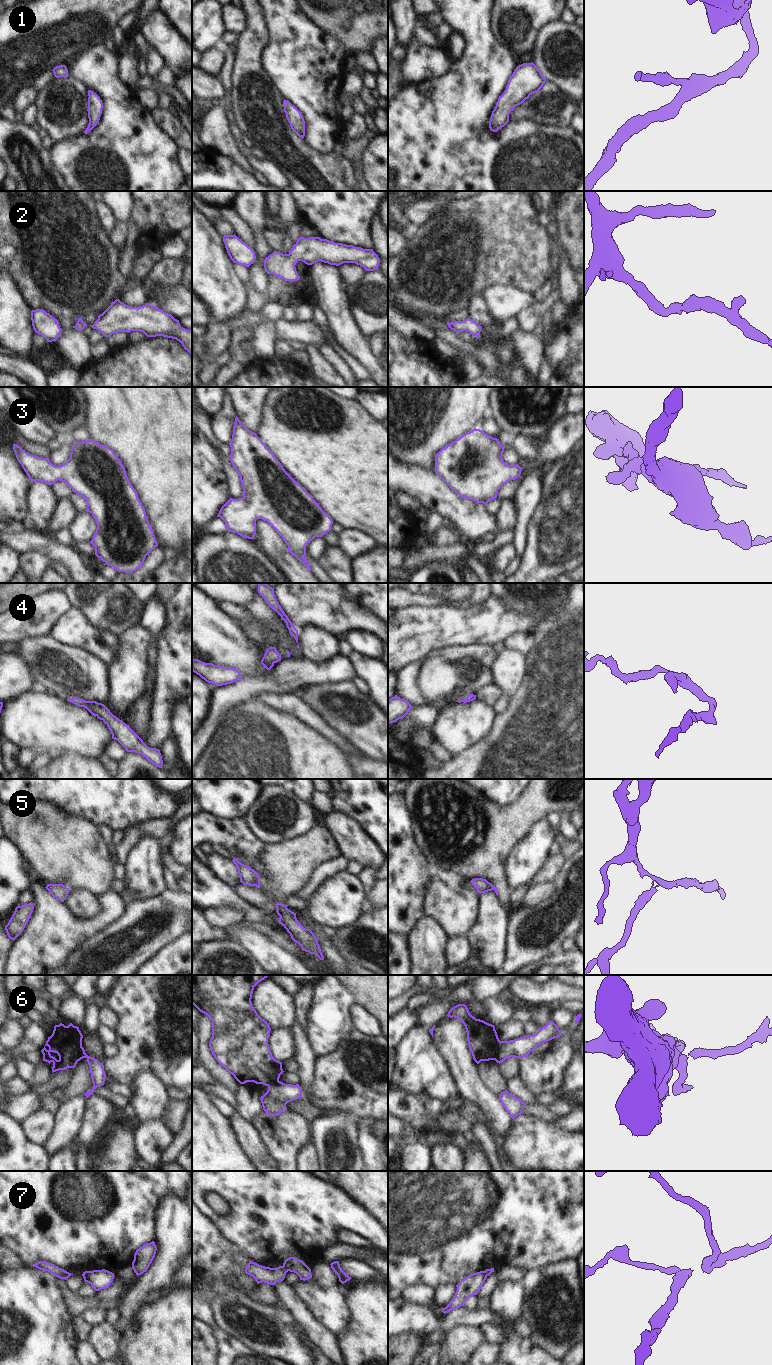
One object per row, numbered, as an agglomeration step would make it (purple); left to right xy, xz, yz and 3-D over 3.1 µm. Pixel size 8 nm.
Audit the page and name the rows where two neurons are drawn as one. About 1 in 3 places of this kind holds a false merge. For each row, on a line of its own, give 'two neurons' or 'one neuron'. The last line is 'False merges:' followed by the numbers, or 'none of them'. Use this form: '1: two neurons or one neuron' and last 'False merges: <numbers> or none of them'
1: one neuron
2: one neuron
3: one neuron
4: one neuron
5: two neurons
6: two neurons
7: two neurons
False merges: 5, 6, 7

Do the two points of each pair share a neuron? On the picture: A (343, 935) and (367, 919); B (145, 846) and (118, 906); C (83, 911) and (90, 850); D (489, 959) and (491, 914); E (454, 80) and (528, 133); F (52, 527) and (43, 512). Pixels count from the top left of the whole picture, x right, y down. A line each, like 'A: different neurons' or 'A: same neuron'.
A: same neuron
B: different neurons
C: different neurons
D: same neuron
E: same neuron
F: different neurons

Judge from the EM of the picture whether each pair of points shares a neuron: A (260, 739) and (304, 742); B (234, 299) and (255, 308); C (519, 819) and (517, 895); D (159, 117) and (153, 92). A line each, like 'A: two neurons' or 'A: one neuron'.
A: one neuron
B: two neurons
C: two neurons
D: two neurons

